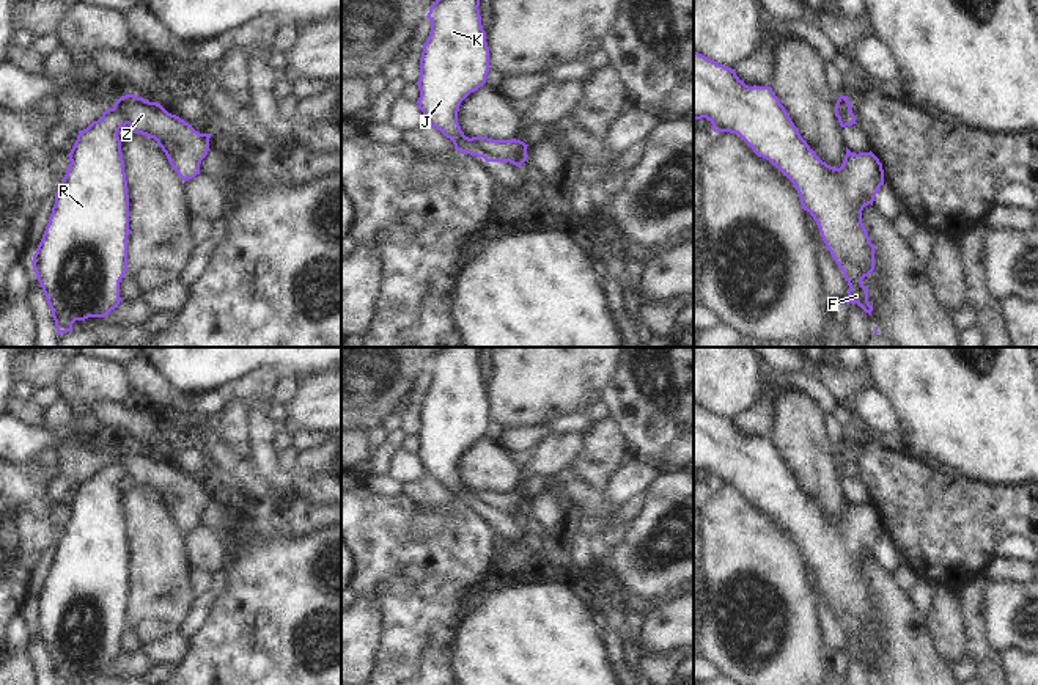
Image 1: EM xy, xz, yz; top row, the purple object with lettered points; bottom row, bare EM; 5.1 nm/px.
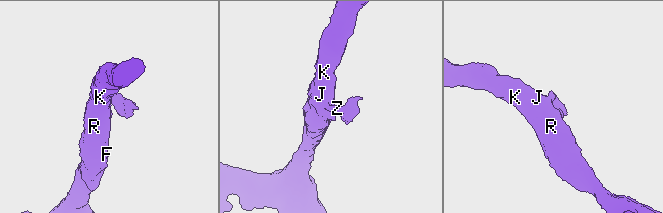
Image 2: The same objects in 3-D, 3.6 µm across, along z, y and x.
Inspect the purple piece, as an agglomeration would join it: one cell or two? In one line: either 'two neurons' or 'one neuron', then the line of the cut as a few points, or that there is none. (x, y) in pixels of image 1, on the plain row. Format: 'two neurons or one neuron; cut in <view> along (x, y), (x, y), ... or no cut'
two neurons; cut in xz along (469, 490), (483, 508)

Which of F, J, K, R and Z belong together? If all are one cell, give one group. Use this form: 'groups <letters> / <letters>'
groups F J K R / Z

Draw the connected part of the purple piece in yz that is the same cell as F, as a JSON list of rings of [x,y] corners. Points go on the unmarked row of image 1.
[[[694,402],[694,471],[706,470],[714,484],[738,485],[758,509],[775,517],[796,539],[802,561],[816,573],[821,589],[848,633],[845,655],[857,655],[871,668],[868,641],[862,632],[874,622],[874,597],[862,575],[862,562],[873,556],[884,536],[879,511],[870,504],[851,504],[840,520],[823,514],[801,489],[771,438],[749,438],[734,421],[719,416]]]

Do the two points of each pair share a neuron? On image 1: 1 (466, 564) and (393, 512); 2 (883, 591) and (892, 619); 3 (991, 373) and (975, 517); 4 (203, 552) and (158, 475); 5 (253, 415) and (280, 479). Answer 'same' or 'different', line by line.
1: same
2: same
3: different
4: different
5: same

